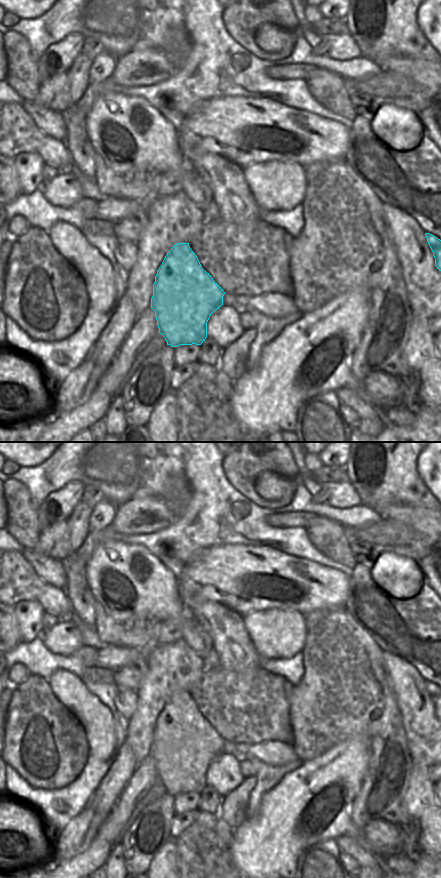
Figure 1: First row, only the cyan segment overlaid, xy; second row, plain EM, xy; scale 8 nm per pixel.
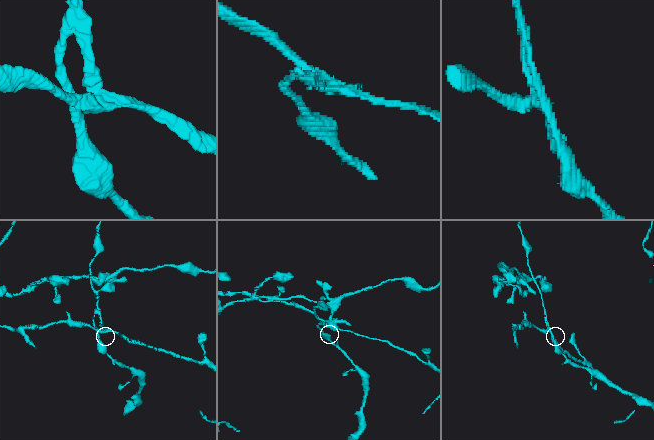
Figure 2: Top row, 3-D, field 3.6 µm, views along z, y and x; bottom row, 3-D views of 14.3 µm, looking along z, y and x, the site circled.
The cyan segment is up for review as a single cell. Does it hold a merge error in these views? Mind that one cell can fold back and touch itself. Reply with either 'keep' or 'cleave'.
cleave

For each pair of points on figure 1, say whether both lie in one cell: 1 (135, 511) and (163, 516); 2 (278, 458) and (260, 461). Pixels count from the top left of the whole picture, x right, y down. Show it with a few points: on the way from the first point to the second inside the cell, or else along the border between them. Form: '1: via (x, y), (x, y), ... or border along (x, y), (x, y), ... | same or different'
1: via (142, 513), (156, 513) | same
2: via (274, 458), (264, 458) | same

